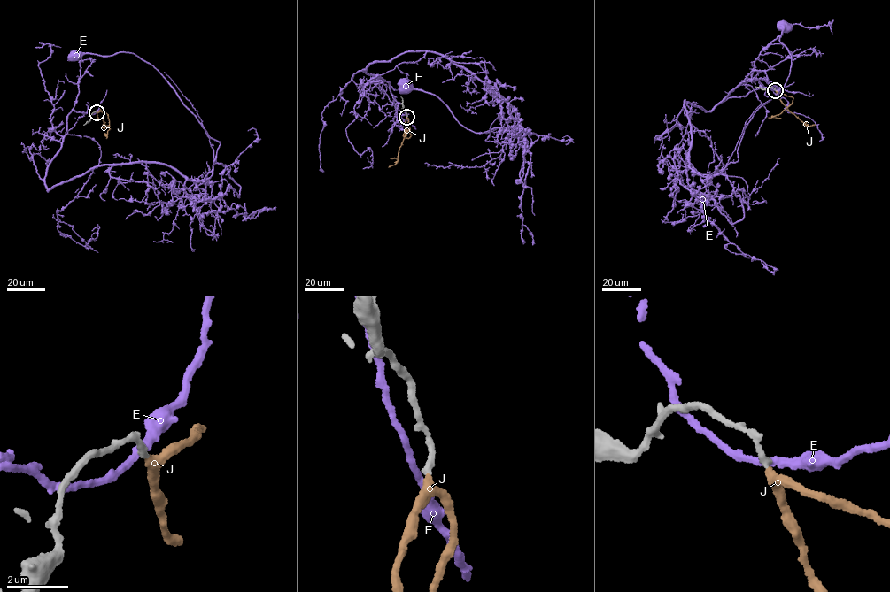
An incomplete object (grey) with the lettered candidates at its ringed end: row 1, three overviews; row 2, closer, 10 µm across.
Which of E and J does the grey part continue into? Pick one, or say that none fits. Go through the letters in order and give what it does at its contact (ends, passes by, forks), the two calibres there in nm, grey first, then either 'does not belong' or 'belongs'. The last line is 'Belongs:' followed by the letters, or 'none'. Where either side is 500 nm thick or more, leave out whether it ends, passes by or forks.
E: it passes by; calibres 200 and 220 nm; does not belong
J: it passes by; calibres 200 and 260 nm; belongs
Belongs: J

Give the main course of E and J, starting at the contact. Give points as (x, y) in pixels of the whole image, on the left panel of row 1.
E: (96, 112), (67, 116), (48, 189), (98, 166), (212, 168), (219, 142), (150, 64), (74, 55)
J: (96, 112), (100, 109), (108, 116), (110, 127), (107, 134), (104, 133)

